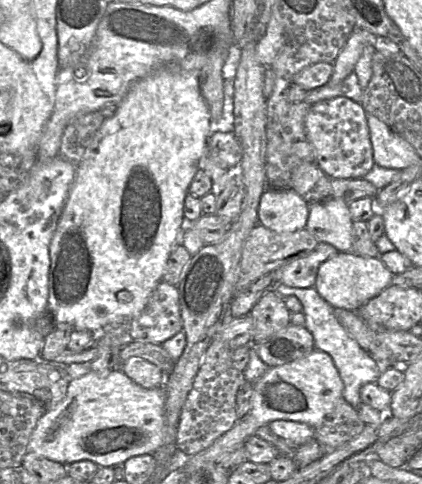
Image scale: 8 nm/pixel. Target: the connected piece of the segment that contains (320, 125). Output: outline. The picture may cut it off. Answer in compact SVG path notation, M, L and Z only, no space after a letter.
M337 96L312 104L304 119L306 138L319 168L333 179L362 179L374 166L367 113L360 103Z

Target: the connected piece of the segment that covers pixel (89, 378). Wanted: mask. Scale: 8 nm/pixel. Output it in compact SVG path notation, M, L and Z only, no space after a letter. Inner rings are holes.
M89 370L69 383L66 396L40 417L27 451L68 464L90 460L102 467L122 465L132 456L154 454L165 440L164 387L144 388L122 370L107 375Z

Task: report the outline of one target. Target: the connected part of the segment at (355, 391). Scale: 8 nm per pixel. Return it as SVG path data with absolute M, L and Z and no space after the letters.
M279 283L273 289L282 299L292 295L301 302L305 316L305 328L313 336L315 348L331 356L344 385L343 397L356 409L362 403L360 398L361 387L369 382L376 383L382 372L380 365L348 334L337 320L334 307L320 296L315 287L295 288Z

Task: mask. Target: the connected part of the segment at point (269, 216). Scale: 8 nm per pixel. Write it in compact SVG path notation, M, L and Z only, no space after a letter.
M290 188L266 189L258 207L258 224L278 233L305 228L309 204Z

